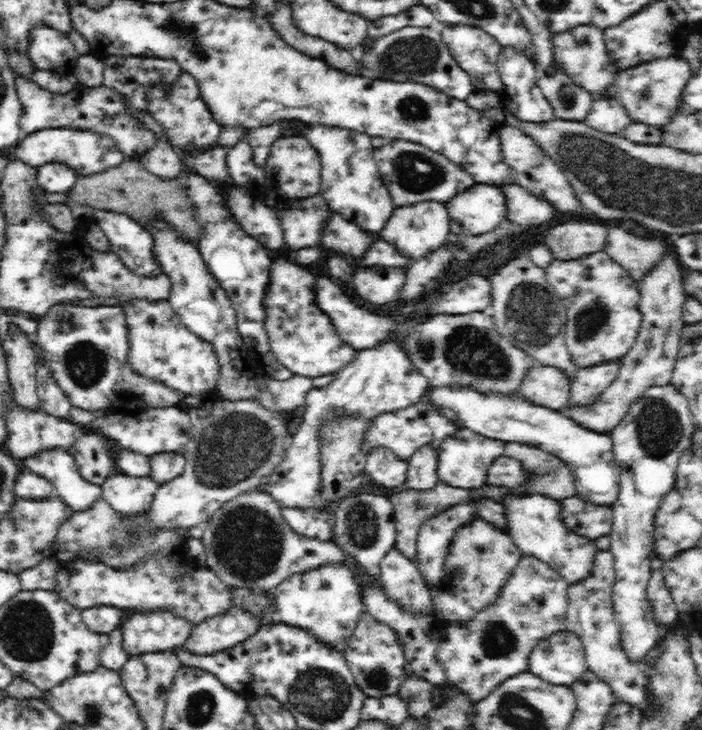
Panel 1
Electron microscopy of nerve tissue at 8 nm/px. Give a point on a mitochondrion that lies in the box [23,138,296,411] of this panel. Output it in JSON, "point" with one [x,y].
{"point":[86,363]}

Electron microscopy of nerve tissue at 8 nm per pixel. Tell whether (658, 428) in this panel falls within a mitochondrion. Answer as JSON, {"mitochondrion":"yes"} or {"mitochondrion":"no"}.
{"mitochondrion":"yes"}

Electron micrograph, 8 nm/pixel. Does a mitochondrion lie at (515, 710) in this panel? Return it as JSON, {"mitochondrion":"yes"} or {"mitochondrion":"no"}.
{"mitochondrion":"yes"}

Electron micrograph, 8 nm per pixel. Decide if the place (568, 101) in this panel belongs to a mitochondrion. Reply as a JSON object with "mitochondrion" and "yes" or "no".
{"mitochondrion":"no"}

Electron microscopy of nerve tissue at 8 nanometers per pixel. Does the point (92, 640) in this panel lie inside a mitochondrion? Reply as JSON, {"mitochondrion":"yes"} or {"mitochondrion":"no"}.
{"mitochondrion":"no"}

